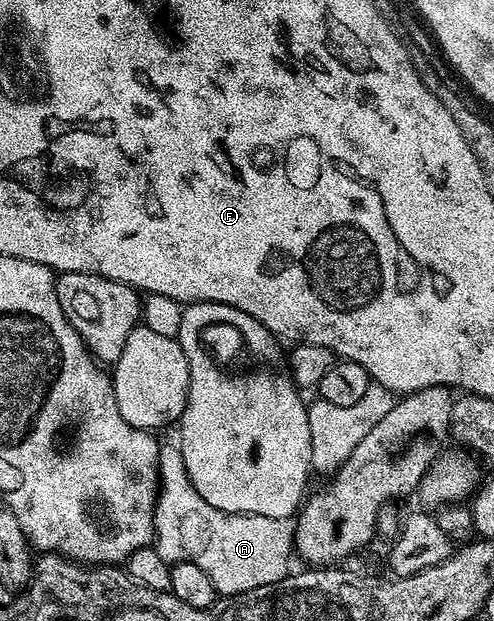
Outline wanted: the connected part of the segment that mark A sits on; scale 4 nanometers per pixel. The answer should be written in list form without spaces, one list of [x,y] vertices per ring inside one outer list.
[[[181,446],[158,448],[158,498],[154,501],[154,550],[171,565],[191,563],[208,573],[208,581],[212,581],[215,592],[219,596],[239,595],[252,589],[260,589],[260,585],[272,585],[285,579],[290,567],[290,555],[295,554],[294,524],[291,517],[260,517],[259,515],[229,515],[216,505],[208,505],[200,493],[192,485],[188,473],[184,469],[184,457]]]

